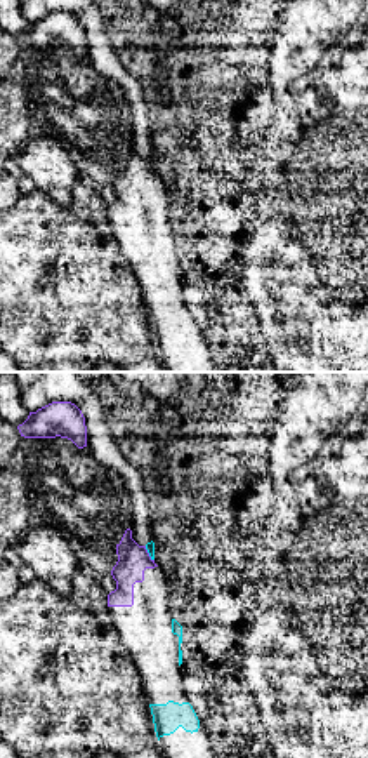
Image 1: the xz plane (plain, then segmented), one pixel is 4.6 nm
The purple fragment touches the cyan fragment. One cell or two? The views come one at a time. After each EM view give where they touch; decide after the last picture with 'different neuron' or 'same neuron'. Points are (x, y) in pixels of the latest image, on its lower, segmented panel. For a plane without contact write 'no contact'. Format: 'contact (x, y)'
contact (148, 553)

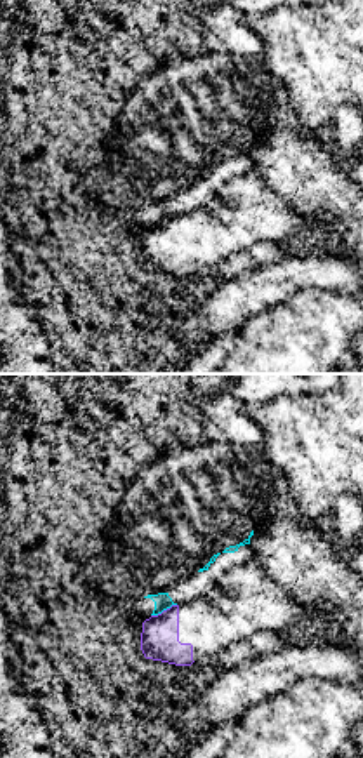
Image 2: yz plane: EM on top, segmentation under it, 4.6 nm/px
contact (164, 611)

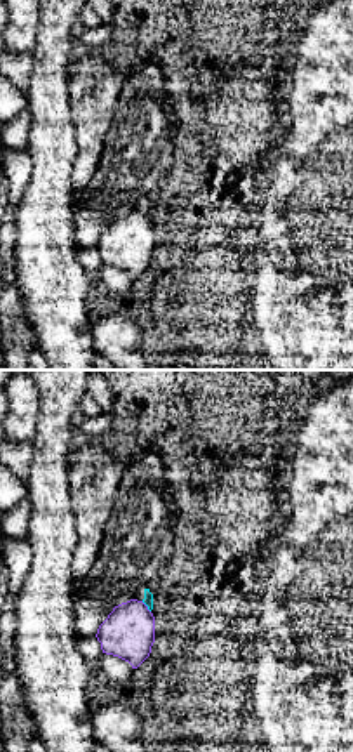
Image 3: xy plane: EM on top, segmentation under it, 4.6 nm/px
contact (146, 606)

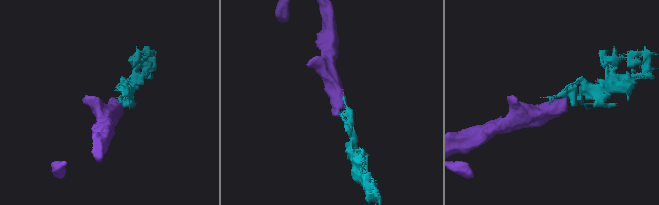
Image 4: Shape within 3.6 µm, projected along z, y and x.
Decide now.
same neuron

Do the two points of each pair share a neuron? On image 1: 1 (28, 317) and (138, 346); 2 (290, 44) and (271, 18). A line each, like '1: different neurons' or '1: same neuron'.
1: same neuron
2: different neurons

